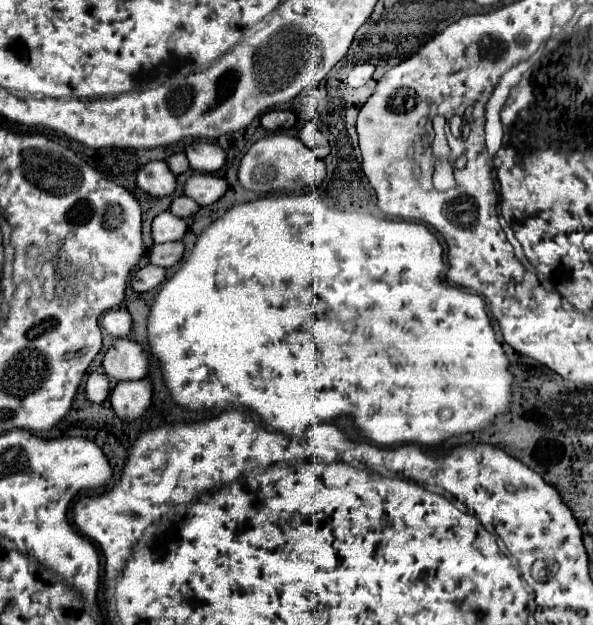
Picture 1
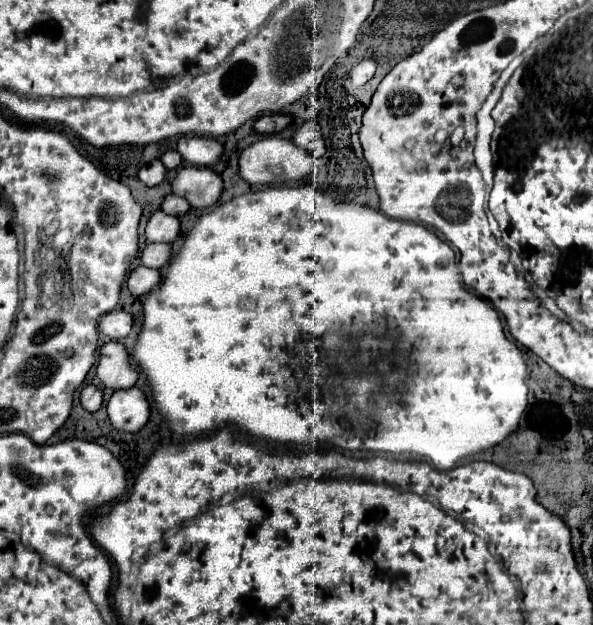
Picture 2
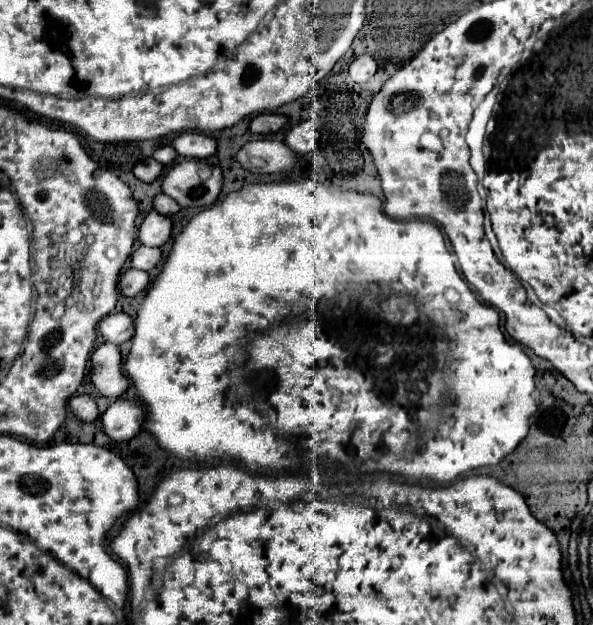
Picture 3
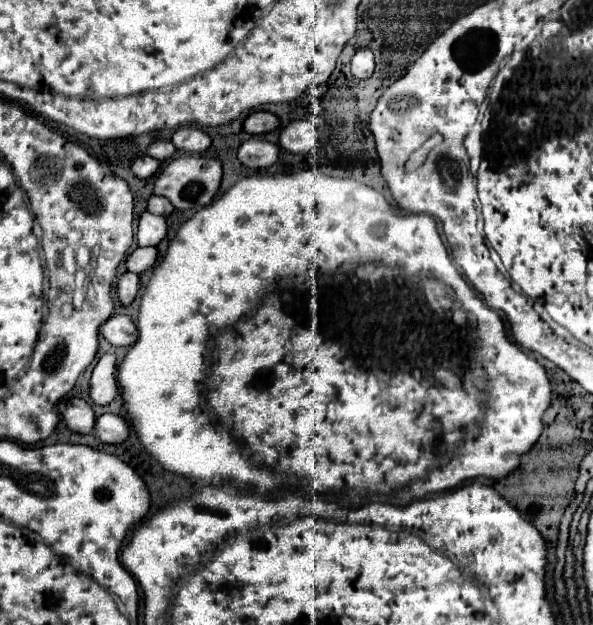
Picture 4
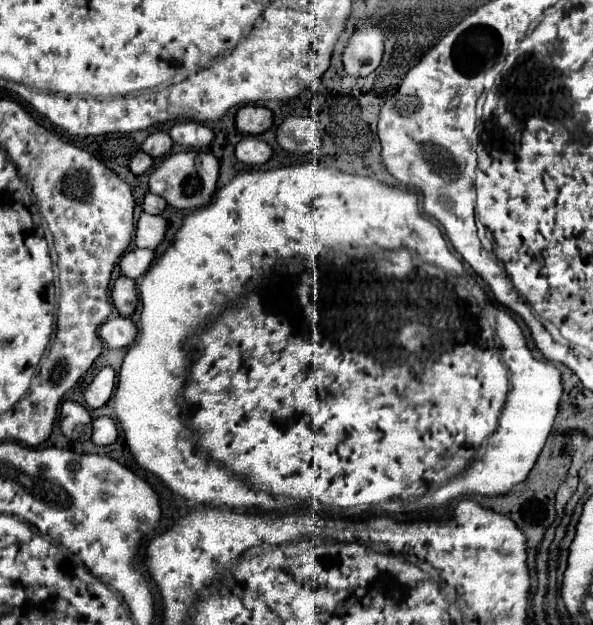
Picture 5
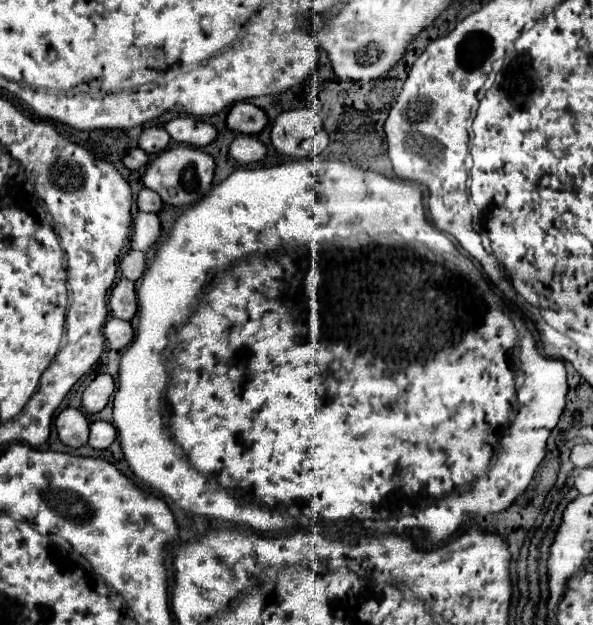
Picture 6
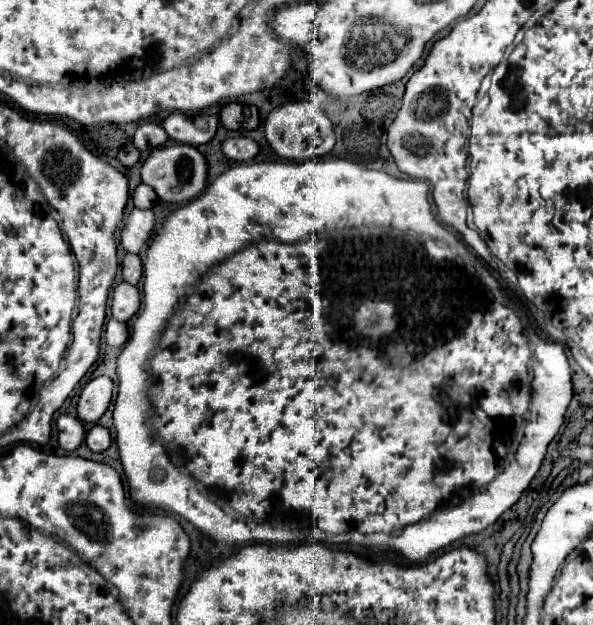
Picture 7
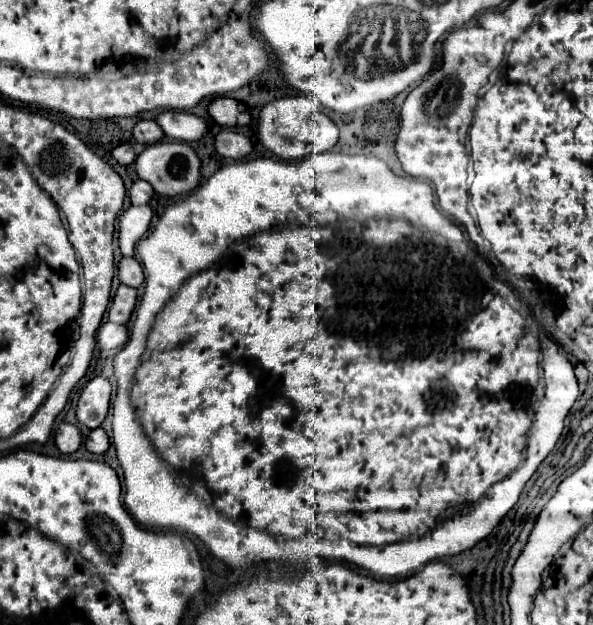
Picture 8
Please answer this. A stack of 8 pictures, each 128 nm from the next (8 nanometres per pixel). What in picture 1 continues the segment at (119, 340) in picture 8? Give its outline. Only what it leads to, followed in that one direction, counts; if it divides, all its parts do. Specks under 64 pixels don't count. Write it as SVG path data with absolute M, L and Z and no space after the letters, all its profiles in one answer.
M108 310L102 318L102 328L114 338L124 338L132 328L132 318L126 310Z

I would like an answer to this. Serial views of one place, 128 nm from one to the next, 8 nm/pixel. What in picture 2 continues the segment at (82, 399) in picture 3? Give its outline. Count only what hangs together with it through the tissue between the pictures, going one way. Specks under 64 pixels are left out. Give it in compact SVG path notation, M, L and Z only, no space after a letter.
M86 386L80 392L80 404L88 412L96 412L102 406L102 392L96 386Z

